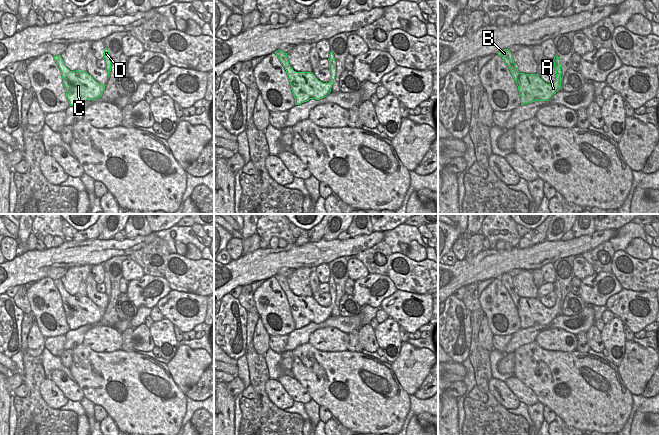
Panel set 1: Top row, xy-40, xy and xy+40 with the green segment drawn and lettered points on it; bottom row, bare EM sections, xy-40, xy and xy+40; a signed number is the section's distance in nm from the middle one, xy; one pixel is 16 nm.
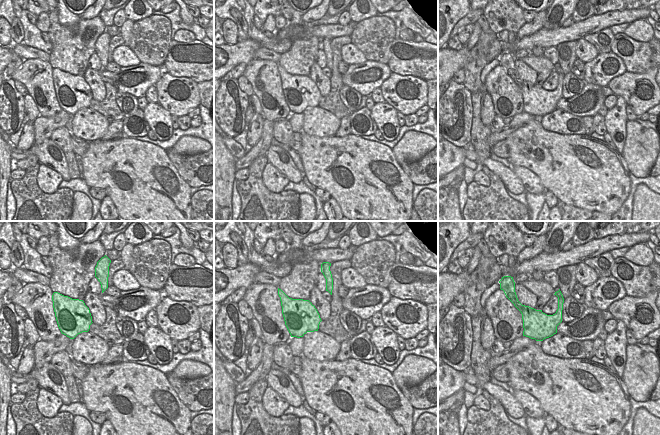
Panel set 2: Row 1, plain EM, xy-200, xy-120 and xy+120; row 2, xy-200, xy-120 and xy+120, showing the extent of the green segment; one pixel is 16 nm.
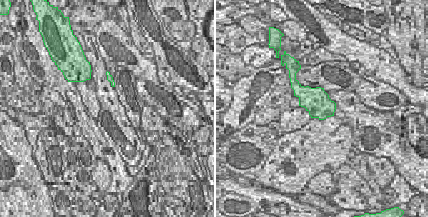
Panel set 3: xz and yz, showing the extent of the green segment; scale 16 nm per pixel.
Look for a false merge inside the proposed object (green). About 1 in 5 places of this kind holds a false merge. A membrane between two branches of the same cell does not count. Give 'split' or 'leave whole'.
leave whole

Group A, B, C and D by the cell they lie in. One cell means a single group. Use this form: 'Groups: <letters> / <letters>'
Groups: A B C D.

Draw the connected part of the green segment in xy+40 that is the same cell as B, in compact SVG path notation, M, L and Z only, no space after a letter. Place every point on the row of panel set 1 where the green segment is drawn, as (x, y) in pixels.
M508 49L500 52L500 56L510 70L518 86L521 105L535 101L548 101L561 88L561 64L556 55L553 59L556 78L552 84L545 83L537 74L520 73L513 61L512 53Z

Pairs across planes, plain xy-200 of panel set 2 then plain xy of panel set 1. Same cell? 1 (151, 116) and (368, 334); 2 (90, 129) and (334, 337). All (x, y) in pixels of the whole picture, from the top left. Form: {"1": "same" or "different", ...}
{"1": "different", "2": "same"}

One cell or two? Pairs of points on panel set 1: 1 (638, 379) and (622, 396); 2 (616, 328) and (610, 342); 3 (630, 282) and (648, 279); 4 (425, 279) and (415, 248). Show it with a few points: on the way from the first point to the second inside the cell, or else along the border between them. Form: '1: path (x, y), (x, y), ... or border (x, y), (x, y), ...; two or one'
1: border (617, 369), (622, 382), (631, 394); two
2: path (616, 331), (613, 334), (613, 339); one
3: path (634, 278), (636, 276), (644, 276); one
4: border (404, 254), (415, 260), (426, 259); two

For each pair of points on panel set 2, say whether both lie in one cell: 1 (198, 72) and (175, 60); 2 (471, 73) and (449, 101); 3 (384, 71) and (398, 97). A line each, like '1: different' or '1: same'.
1: same
2: different
3: different

